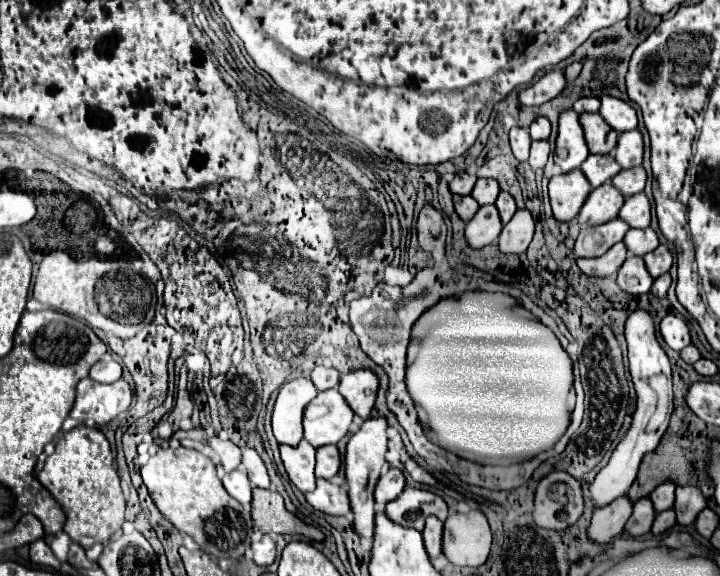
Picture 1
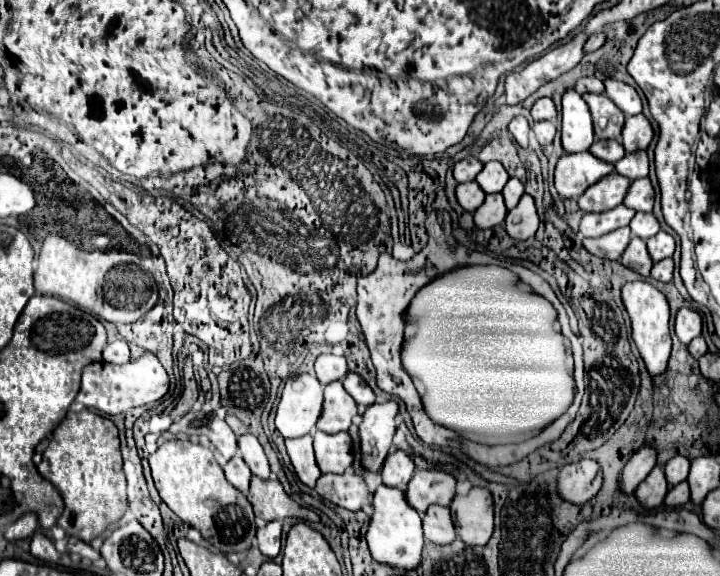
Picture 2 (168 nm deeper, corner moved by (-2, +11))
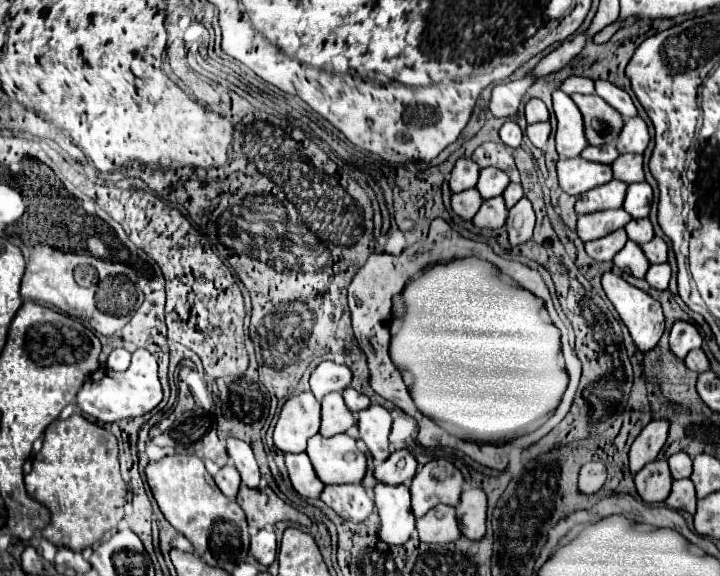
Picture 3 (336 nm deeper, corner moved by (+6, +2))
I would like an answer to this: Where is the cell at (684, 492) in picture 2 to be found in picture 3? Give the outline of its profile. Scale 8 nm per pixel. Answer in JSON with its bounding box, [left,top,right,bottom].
[665,478,697,514]

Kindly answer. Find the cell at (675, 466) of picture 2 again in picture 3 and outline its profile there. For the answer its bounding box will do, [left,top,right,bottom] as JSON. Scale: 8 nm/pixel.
[669,454,693,480]

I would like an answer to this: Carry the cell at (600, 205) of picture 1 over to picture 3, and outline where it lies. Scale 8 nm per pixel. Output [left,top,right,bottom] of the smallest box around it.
[575,180,627,214]

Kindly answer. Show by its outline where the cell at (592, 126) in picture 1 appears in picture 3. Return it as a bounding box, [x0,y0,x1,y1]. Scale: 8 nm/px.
[571,94,623,146]

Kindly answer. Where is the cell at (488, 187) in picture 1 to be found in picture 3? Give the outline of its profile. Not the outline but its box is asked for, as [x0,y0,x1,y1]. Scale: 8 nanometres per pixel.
[475,168,509,200]

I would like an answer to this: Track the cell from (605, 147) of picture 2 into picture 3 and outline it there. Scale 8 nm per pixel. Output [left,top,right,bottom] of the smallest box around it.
[581,144,619,164]

